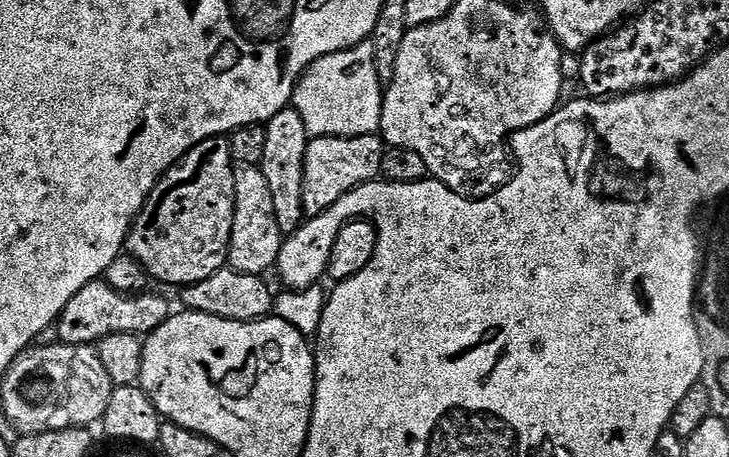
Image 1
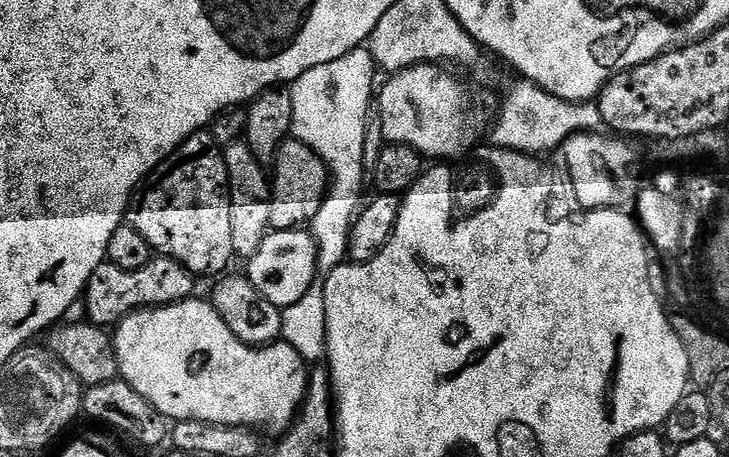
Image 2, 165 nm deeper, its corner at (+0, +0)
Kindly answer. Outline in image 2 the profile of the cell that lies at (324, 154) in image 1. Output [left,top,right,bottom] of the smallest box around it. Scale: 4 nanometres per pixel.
[270,138,330,228]

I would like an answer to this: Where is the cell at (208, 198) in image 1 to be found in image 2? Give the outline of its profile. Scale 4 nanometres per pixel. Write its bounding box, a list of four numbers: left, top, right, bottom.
[126,130,234,278]

